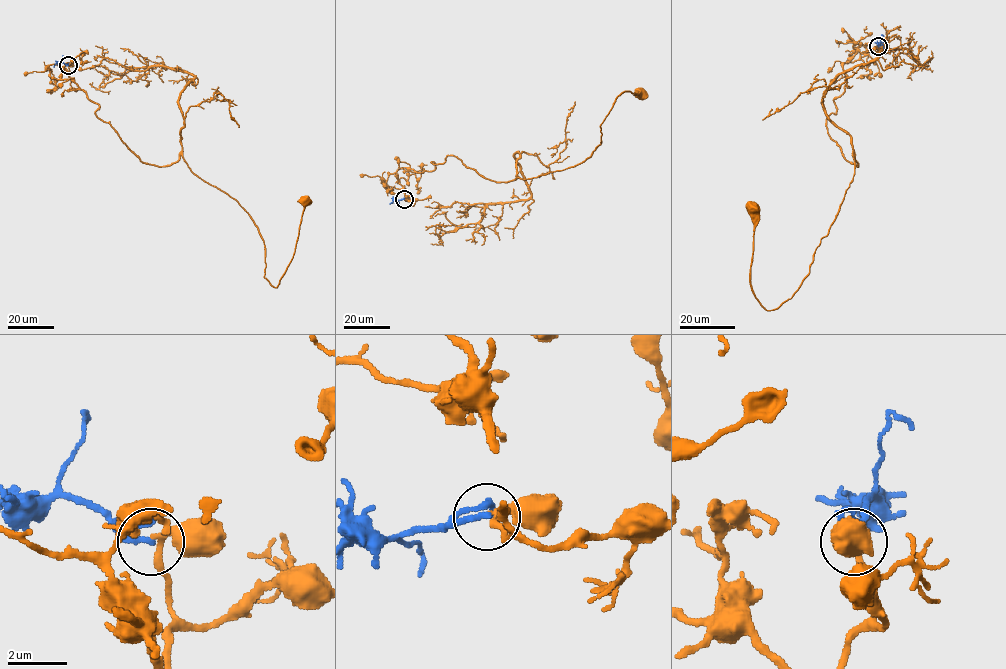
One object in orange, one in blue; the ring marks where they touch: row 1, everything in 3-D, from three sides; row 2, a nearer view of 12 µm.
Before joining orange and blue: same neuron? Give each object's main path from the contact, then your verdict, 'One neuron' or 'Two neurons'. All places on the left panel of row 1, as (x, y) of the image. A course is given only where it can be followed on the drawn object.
Course of orange: (68, 65), (60, 78), (142, 162), (181, 154), (237, 201), (273, 287), (306, 199). Course of blue: (68, 65), (57, 62), (53, 67). Two neurons

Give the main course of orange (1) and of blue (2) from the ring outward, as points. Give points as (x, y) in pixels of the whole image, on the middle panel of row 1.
1: (404, 199), (399, 169), (432, 171), (447, 156), (496, 182), (573, 167), (600, 144), (621, 94), (642, 92)
2: (404, 199), (389, 203)

